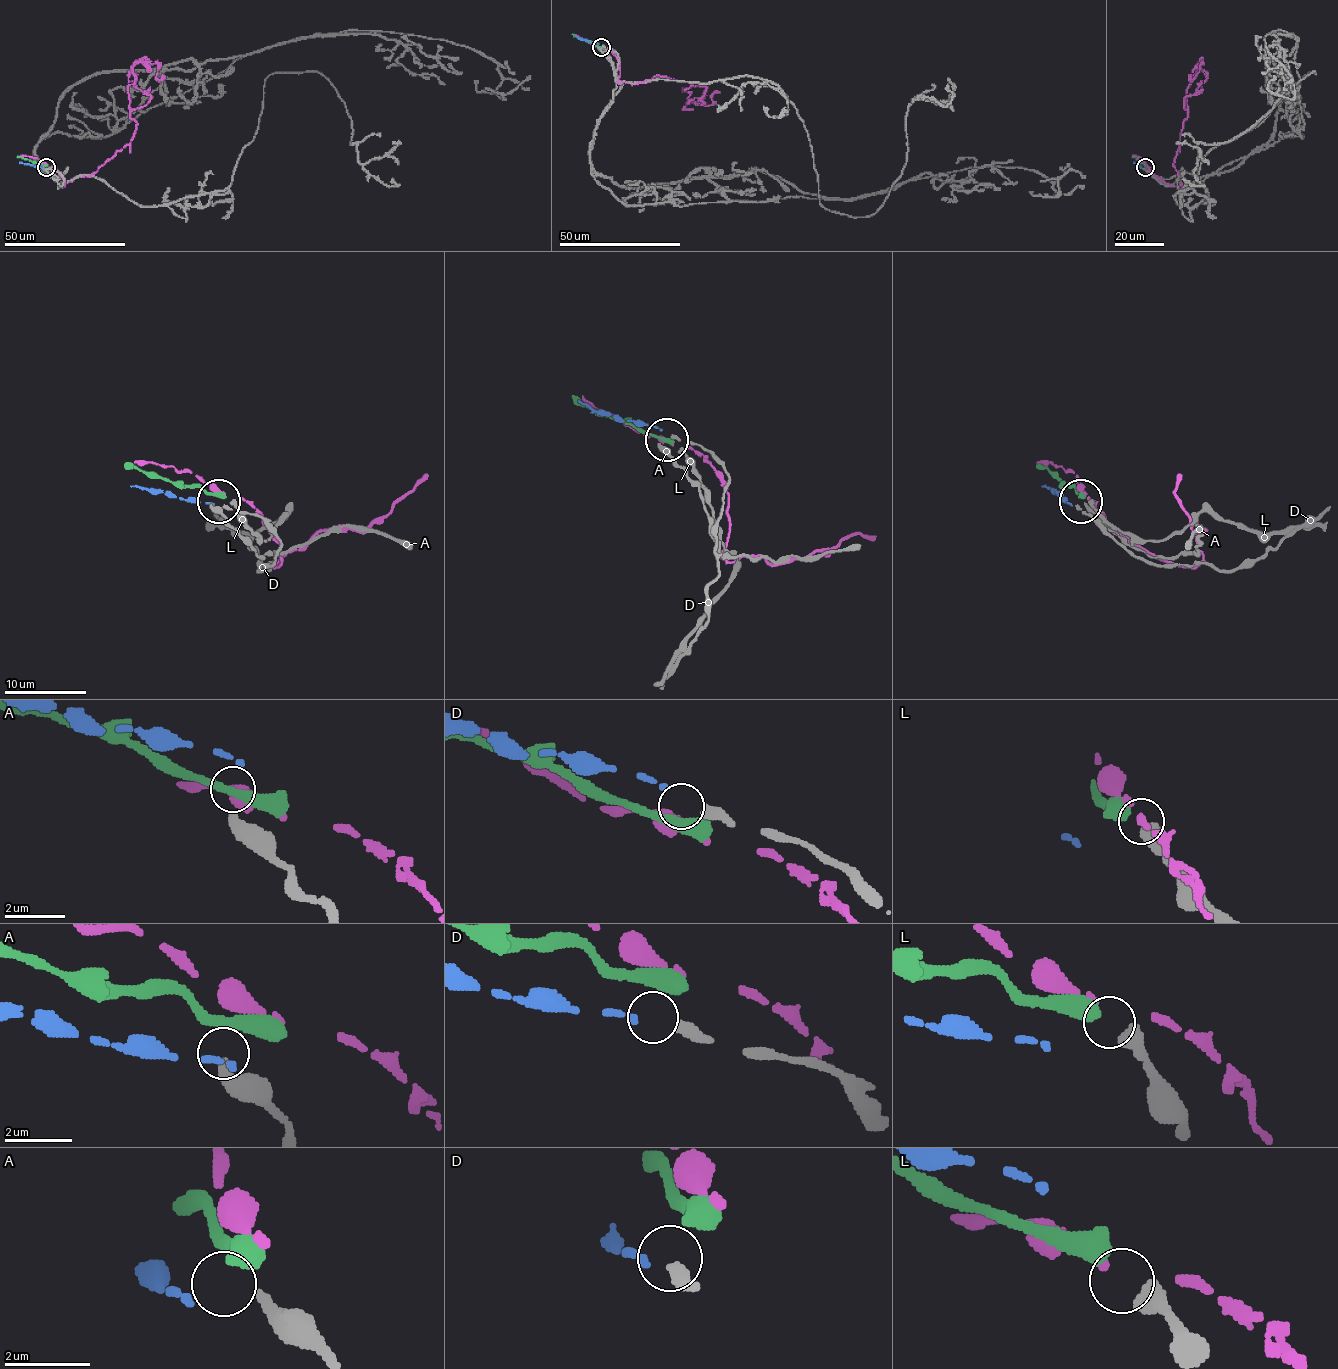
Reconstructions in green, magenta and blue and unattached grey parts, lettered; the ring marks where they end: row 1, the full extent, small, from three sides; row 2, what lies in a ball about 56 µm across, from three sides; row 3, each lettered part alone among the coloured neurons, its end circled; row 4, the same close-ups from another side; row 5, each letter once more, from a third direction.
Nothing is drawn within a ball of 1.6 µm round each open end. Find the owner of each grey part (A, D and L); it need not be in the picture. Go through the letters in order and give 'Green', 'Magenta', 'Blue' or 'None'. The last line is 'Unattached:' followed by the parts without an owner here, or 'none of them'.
A: None
D: Blue
L: Green
Unattached: A

